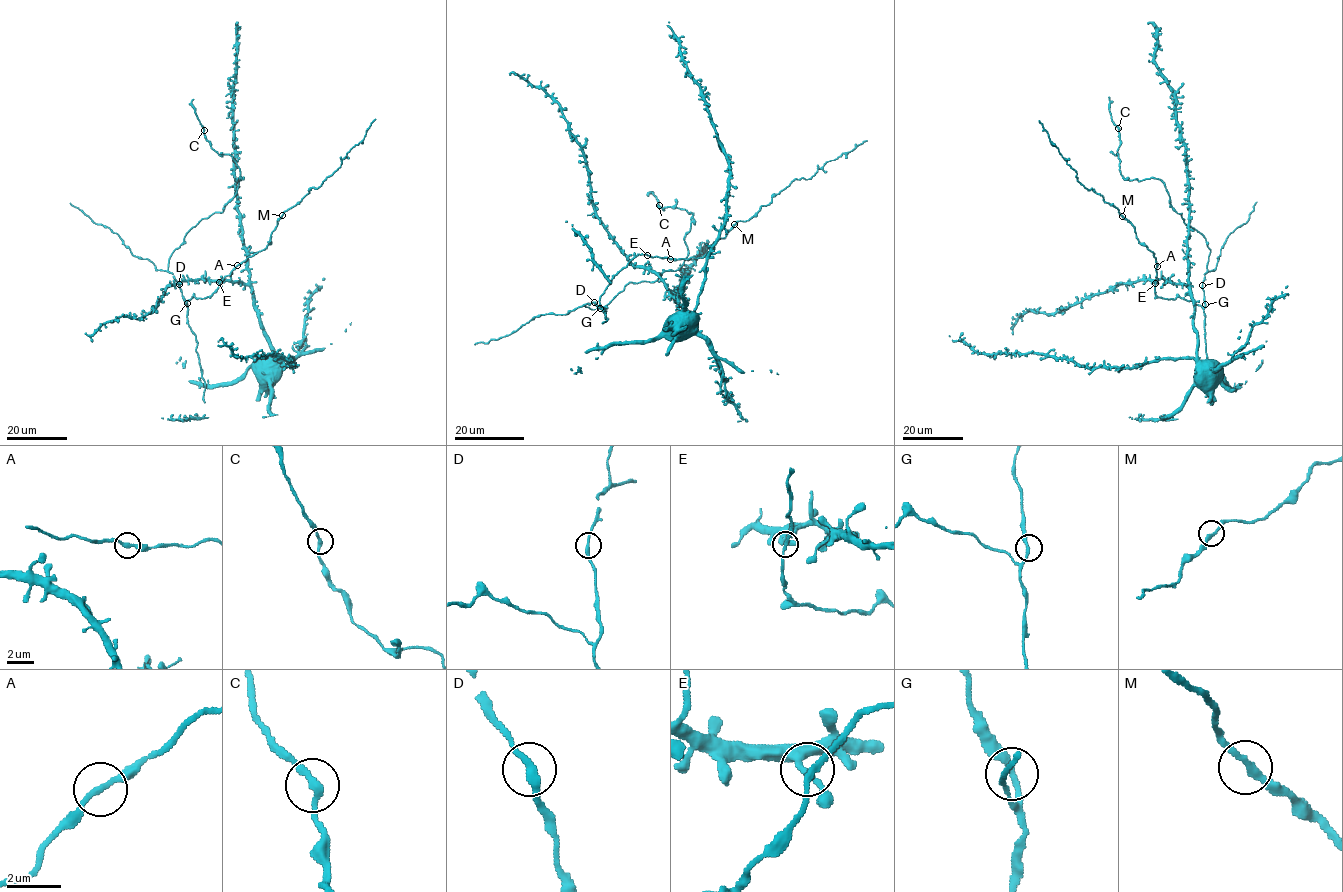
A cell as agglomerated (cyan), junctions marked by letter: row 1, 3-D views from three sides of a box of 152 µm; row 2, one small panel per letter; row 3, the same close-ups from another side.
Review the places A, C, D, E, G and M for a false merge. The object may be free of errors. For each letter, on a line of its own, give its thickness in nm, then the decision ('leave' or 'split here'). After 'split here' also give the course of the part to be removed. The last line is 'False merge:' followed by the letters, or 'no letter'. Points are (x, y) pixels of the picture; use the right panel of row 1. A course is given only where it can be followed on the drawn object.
A: 240 nm thick; leave
C: 240 nm thick; leave
D: 280 nm thick; leave
E: 200 nm thick; leave
G: 220 nm thick; leave
M: 220 nm thick; leave
False merge: no letter

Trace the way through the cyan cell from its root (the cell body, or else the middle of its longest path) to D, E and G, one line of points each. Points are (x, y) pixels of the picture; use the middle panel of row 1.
D: (681, 321), (691, 312), (645, 265), (647, 254), (637, 254), (613, 277), (600, 297), (600, 307), (594, 302)
E: (681, 321), (691, 312), (679, 305), (664, 283), (645, 265), (647, 255)
G: (681, 321), (691, 312), (679, 305), (645, 265), (647, 254), (637, 254), (613, 277), (600, 297), (600, 308)

